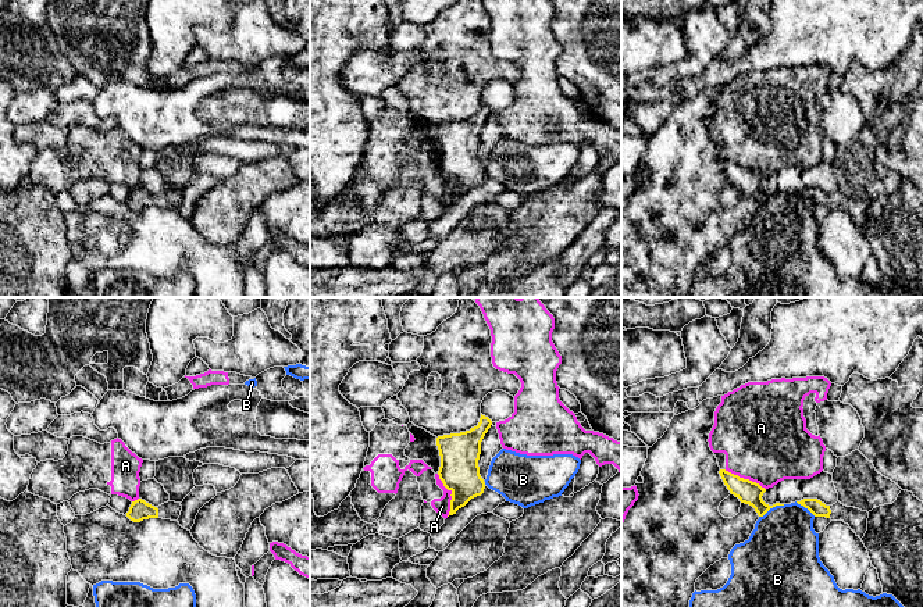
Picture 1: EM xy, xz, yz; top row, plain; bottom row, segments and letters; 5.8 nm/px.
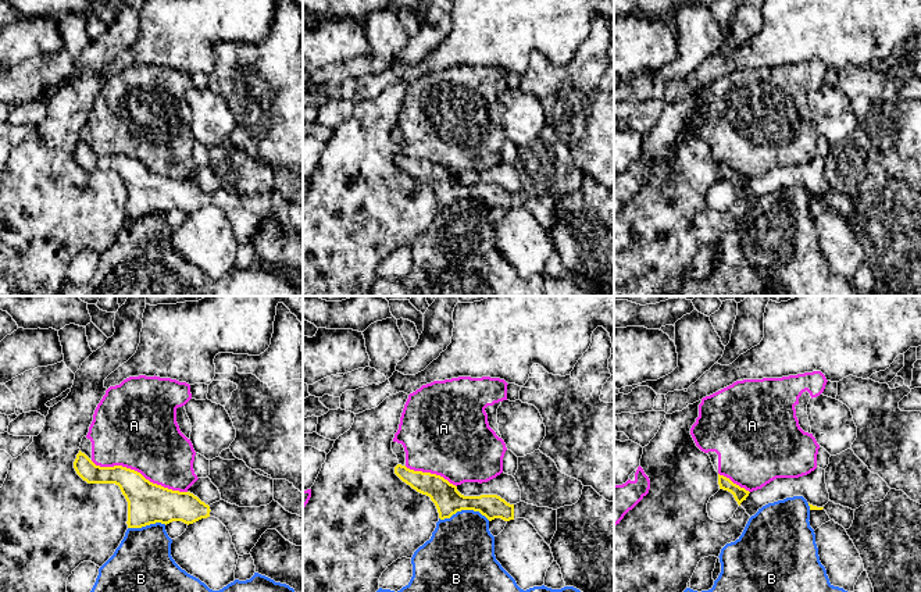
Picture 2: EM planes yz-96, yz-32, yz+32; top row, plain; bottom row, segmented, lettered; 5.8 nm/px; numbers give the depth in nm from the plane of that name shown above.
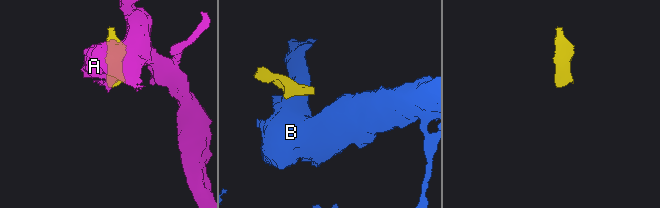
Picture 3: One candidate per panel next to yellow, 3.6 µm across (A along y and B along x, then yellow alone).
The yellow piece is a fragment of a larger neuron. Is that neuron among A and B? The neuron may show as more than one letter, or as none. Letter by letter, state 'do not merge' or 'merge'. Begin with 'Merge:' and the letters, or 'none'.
Merge: none
A: do not merge
B: do not merge

